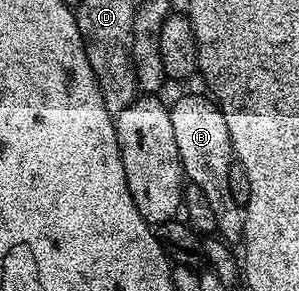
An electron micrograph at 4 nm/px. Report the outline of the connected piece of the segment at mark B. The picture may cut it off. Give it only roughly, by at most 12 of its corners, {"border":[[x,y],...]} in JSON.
{"border":[[205,94],[169,107],[186,179],[203,192],[226,245],[246,216],[230,188],[235,155]]}

